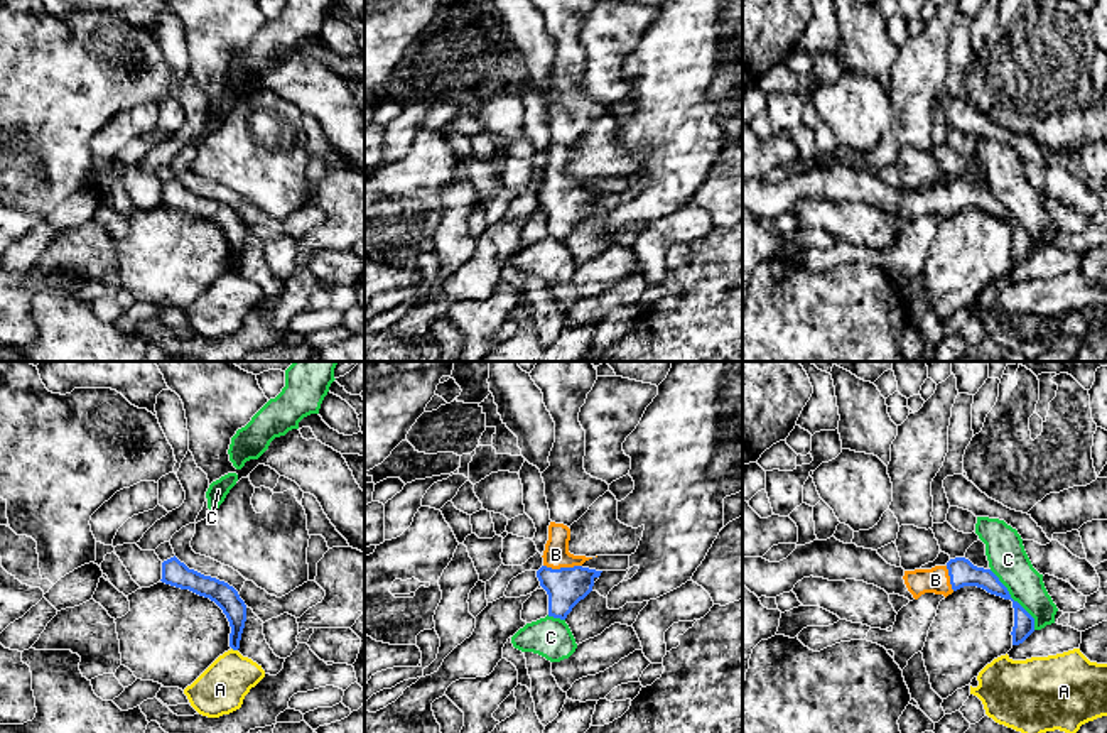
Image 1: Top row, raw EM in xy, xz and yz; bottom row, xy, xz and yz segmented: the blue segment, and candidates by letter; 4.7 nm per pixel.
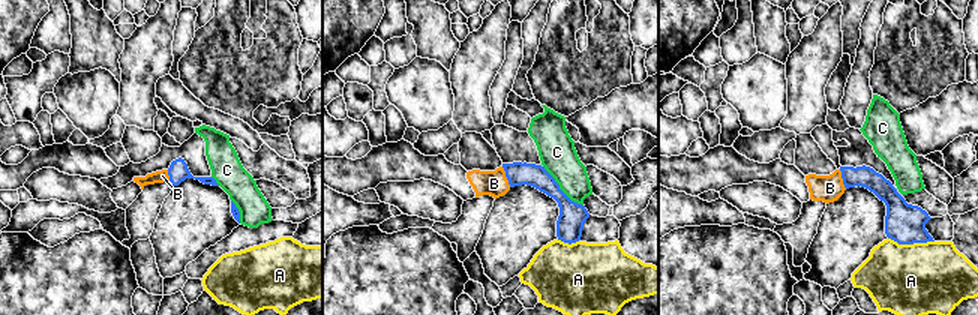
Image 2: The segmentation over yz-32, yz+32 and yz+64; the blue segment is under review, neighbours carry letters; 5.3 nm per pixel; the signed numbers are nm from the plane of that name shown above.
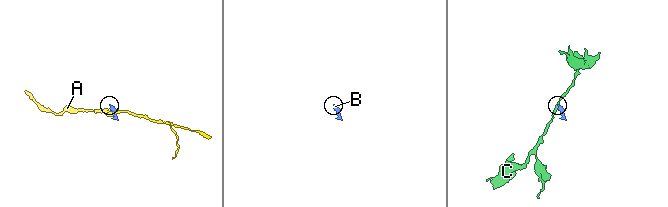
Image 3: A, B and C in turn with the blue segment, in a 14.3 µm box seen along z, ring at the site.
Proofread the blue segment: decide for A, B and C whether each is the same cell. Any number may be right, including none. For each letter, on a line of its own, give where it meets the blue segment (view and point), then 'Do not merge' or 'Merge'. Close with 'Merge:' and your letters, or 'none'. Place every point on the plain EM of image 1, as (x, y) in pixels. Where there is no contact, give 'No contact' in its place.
A: Touches blue at xy (235, 271). Do not merge
B: Touches blue at xz (562, 190). Merge
C: Touches blue at yz (1013, 222). Do not merge
Merge: B

